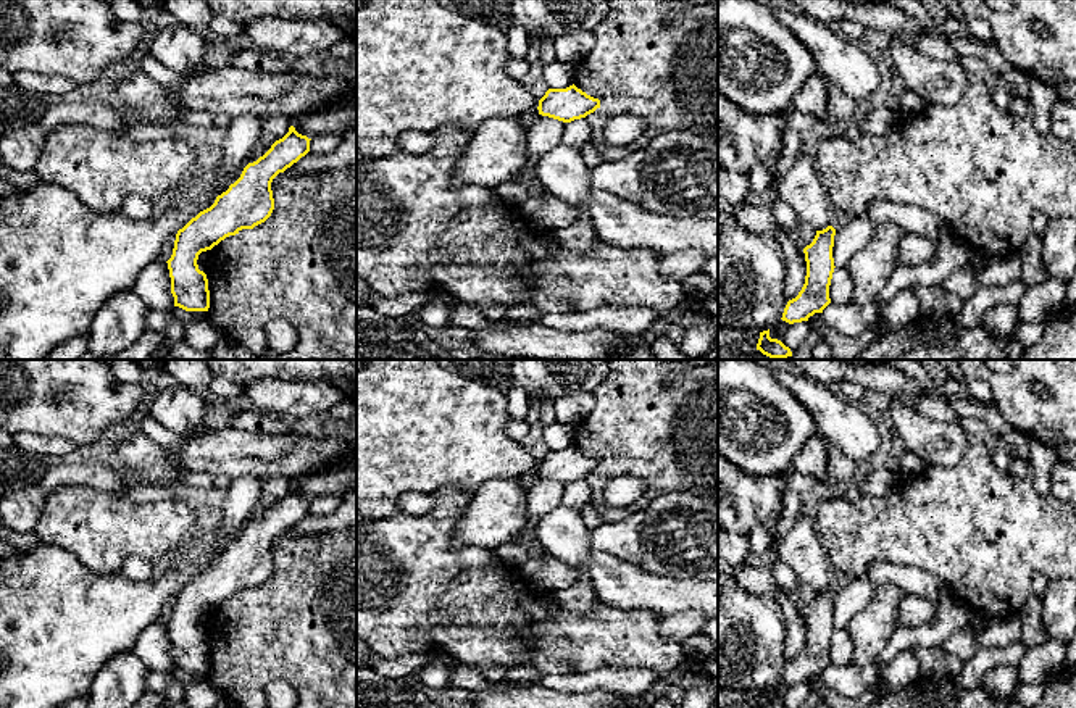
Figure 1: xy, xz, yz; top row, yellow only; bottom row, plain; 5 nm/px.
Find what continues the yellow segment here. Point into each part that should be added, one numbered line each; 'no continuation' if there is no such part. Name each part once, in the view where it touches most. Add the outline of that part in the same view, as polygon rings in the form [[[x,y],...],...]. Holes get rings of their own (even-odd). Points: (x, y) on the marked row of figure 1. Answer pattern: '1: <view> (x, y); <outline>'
no continuation

